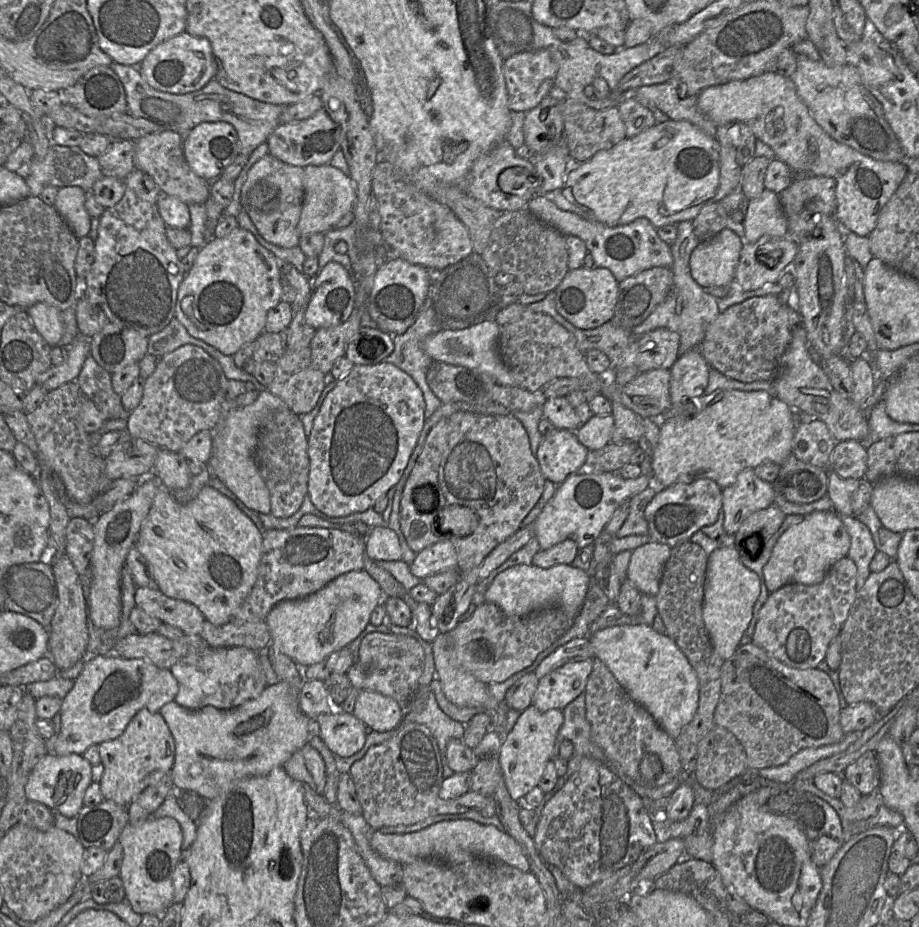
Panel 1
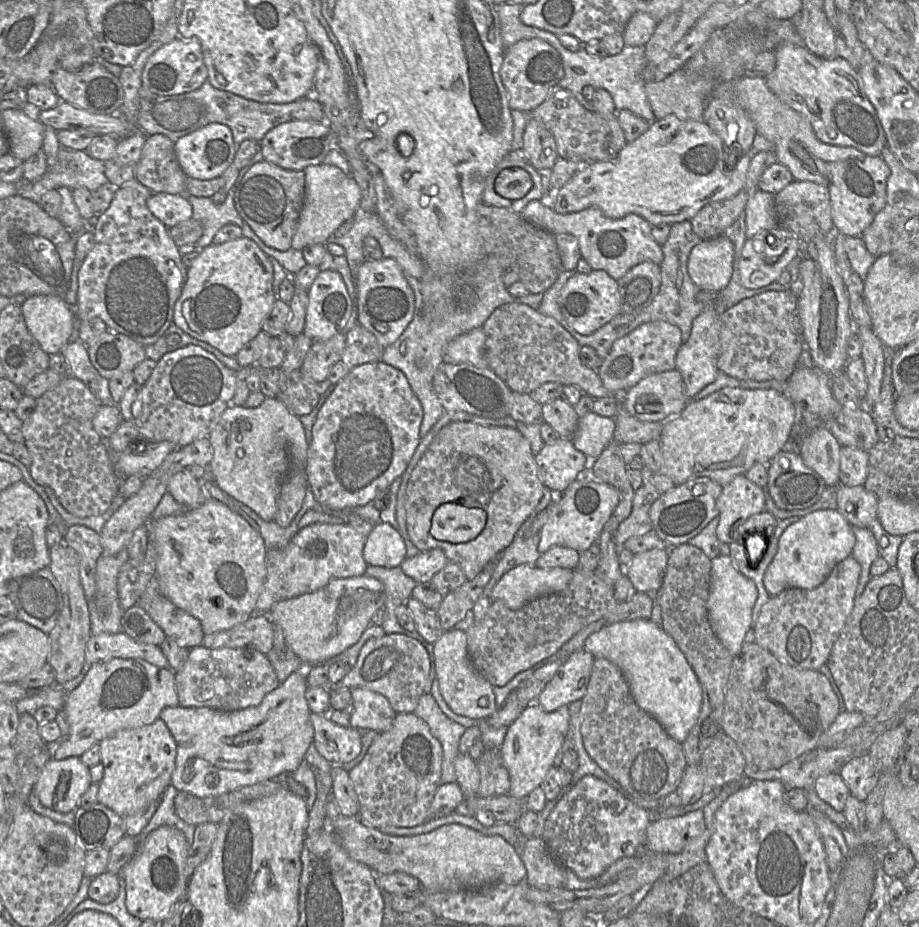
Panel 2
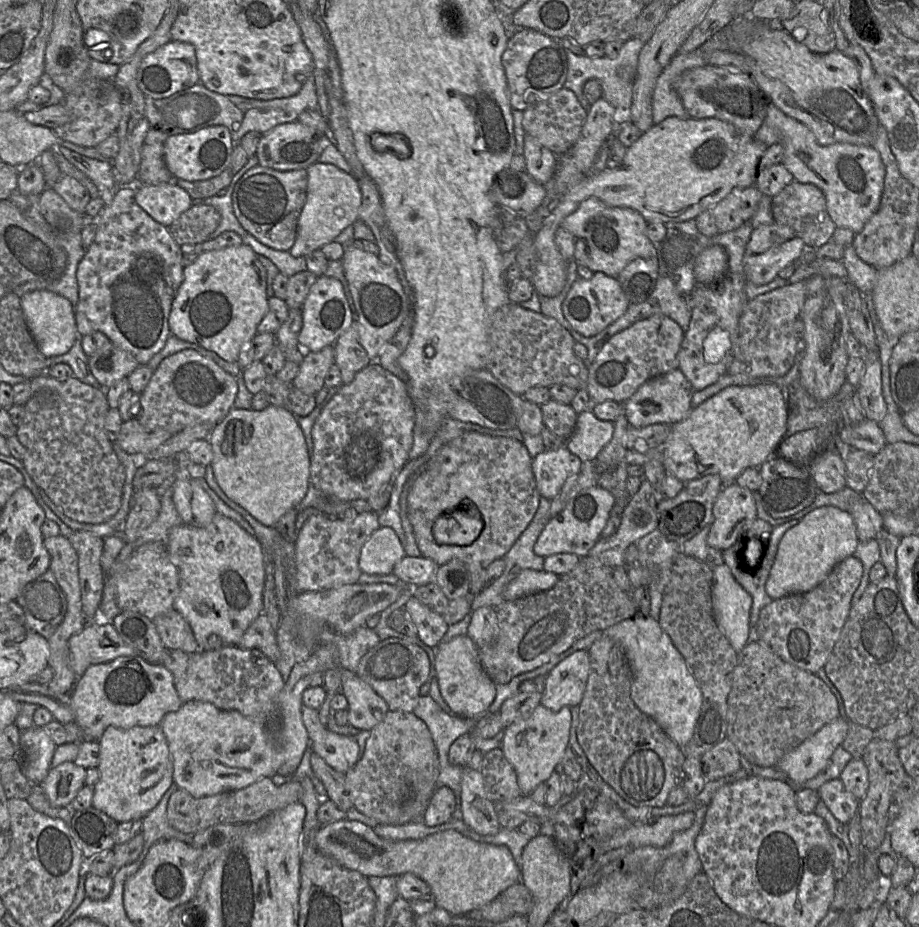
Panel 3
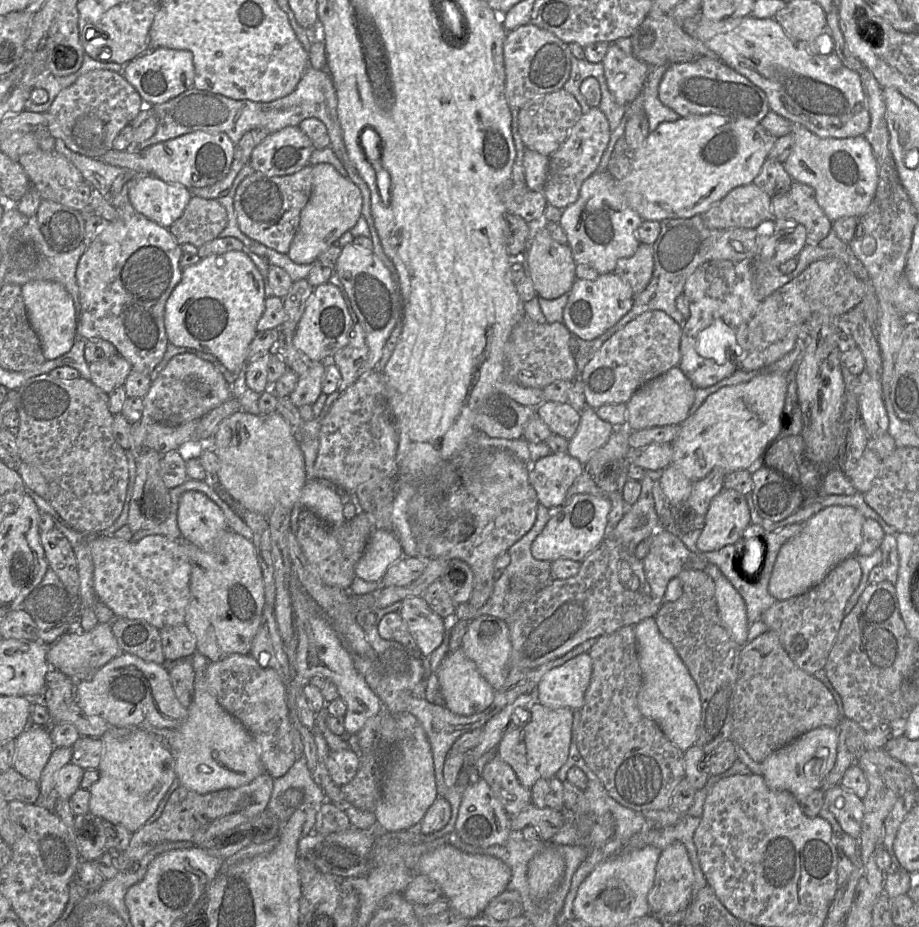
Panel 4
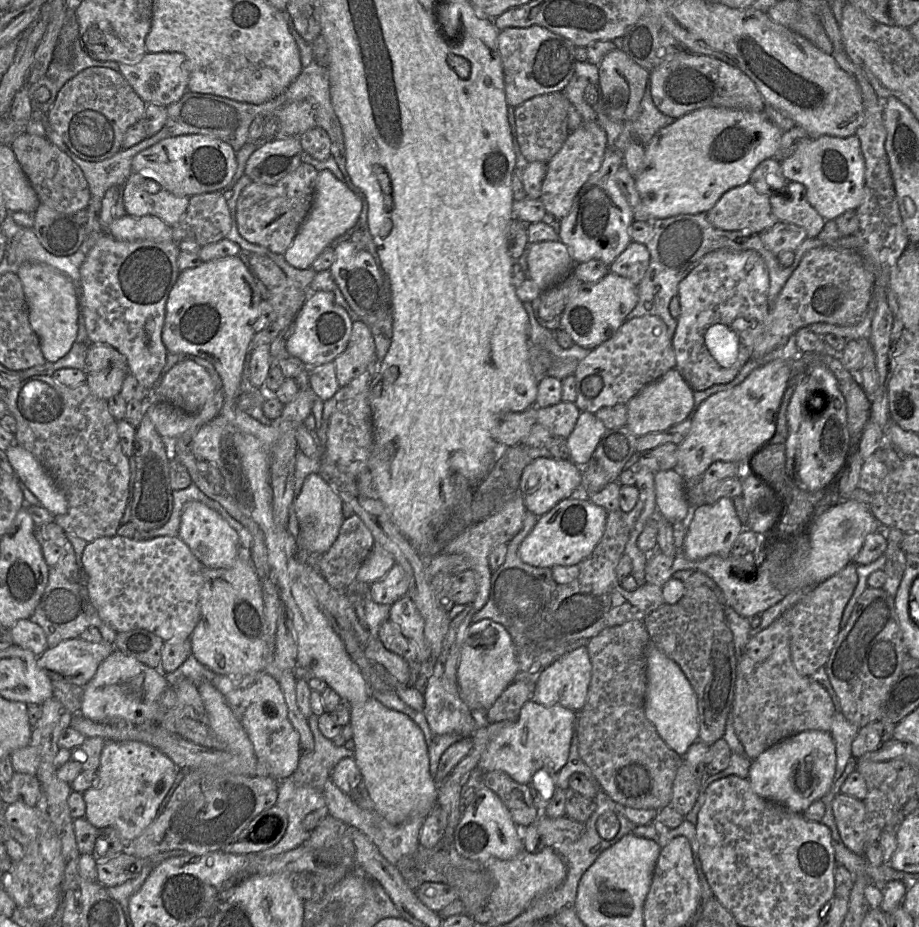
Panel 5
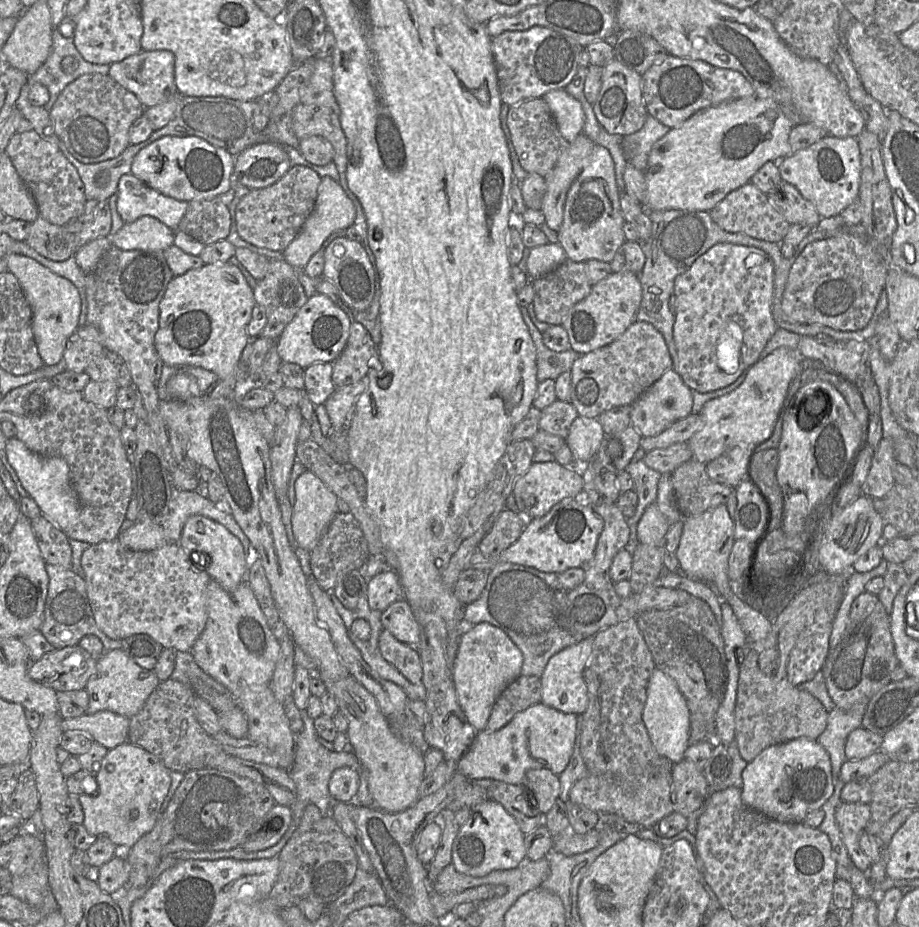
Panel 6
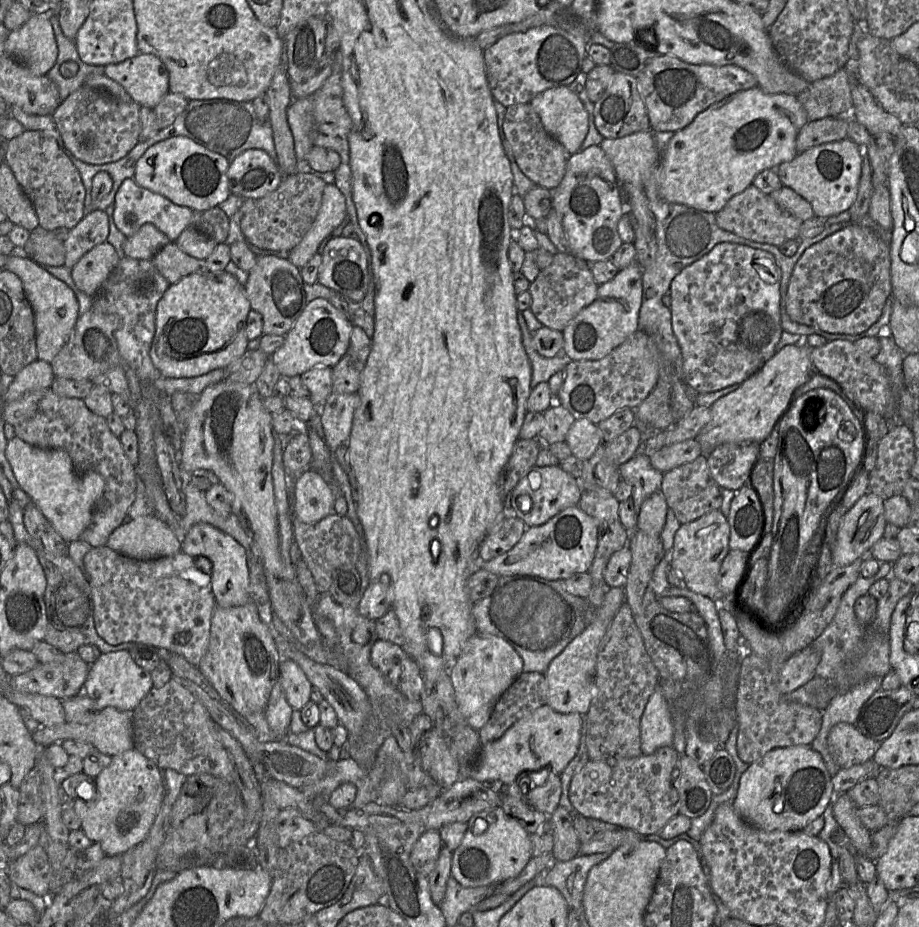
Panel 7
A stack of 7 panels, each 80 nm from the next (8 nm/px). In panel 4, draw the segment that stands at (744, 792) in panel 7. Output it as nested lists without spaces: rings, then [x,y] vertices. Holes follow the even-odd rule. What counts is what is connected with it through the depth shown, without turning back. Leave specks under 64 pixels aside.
[[[818,727],[774,751],[761,762],[761,775],[766,785],[773,790],[790,792],[801,803],[813,791],[822,787],[822,781],[834,767],[838,734],[838,727]]]

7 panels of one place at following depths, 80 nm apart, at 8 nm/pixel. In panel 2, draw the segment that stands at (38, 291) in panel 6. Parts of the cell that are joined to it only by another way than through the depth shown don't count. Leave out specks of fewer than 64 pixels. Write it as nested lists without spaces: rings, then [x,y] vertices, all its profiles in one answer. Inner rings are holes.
[[[31,296],[22,304],[26,326],[43,351],[52,355],[68,344],[76,326],[75,310],[58,296]]]

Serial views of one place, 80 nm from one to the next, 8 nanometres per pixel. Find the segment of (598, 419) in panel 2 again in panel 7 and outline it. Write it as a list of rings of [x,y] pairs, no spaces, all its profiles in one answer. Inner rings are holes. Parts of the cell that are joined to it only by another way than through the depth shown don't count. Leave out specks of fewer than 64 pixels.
[[[587,419],[576,420],[565,441],[572,454],[582,461],[588,461],[598,447],[604,443],[599,426]]]

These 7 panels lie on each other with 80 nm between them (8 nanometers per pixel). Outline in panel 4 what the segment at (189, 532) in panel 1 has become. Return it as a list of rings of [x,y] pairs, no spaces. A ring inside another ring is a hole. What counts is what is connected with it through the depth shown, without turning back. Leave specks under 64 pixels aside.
[[[229,528],[209,550],[182,541],[191,567],[185,625],[195,638],[196,651],[209,662],[234,653],[250,653],[264,607],[262,573],[252,541]]]

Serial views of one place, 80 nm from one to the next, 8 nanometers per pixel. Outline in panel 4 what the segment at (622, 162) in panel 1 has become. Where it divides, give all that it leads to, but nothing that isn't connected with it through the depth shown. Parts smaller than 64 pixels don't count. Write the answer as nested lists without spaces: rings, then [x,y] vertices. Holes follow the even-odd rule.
[[[717,114],[690,115],[680,117],[678,120],[673,122],[662,122],[654,131],[649,132],[640,148],[629,153],[630,172],[627,176],[618,181],[618,188],[626,199],[628,205],[634,209],[643,220],[660,222],[665,219],[691,218],[708,211],[710,207],[721,201],[721,199],[723,199],[734,188],[753,183],[753,180],[759,174],[763,163],[768,158],[768,154],[772,150],[775,141],[776,139],[771,136],[760,123],[748,120],[739,120]],[[546,227],[532,240],[527,265],[528,276],[541,298],[552,300],[569,293],[577,279],[570,247],[553,240]]]

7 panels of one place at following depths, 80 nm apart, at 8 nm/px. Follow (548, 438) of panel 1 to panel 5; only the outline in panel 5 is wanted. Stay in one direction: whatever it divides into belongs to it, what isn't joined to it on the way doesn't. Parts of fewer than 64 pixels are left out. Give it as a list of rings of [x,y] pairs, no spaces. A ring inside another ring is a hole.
[[[551,457],[531,461],[523,471],[519,484],[527,511],[540,517],[549,512],[560,501],[576,495],[582,479],[581,468],[583,467],[578,467],[570,459],[560,460]]]

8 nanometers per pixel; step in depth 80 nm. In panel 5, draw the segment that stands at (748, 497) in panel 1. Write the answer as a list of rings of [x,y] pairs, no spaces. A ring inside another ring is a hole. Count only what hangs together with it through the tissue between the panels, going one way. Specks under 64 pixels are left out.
[[[723,497],[713,504],[692,508],[689,527],[683,547],[679,552],[682,552],[685,558],[691,561],[701,560],[710,555],[727,557],[743,529],[743,524],[736,512],[732,498]]]

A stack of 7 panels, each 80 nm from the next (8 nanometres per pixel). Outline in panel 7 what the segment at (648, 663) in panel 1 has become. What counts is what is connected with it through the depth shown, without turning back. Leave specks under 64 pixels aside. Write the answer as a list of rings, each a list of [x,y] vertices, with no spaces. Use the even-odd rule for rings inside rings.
[[[659,686],[649,698],[641,718],[641,749],[644,755],[661,747],[673,747],[674,726],[669,705]]]

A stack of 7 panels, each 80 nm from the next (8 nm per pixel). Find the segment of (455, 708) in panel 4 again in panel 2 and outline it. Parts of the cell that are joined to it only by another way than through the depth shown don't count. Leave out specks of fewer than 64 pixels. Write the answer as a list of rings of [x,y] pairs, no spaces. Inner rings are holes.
[[[451,629],[444,631],[433,644],[436,676],[440,692],[451,710],[462,716],[475,720],[486,720],[498,710],[493,686],[473,666],[467,652],[466,632]]]

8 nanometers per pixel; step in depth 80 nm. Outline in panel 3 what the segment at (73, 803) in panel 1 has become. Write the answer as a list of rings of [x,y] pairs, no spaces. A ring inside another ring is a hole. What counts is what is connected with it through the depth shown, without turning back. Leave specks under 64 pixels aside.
[[[66,761],[51,767],[40,786],[53,806],[68,807],[85,785],[85,777],[85,768]]]

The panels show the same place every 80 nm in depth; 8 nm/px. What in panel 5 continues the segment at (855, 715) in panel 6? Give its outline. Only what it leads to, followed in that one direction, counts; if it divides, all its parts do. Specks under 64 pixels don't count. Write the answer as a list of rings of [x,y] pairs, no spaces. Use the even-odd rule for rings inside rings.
[[[835,712],[829,730],[829,733],[834,740],[836,751],[836,765],[833,782],[840,778],[847,763],[852,758],[851,745],[859,729],[860,728],[854,723],[846,719],[841,712]]]

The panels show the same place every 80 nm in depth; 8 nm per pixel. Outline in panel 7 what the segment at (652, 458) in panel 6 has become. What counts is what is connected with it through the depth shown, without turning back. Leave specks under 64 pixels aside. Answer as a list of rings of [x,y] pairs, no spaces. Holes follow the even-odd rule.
[[[696,439],[675,443],[654,452],[649,452],[652,466],[667,473],[684,464],[691,463],[702,455],[702,449]]]

